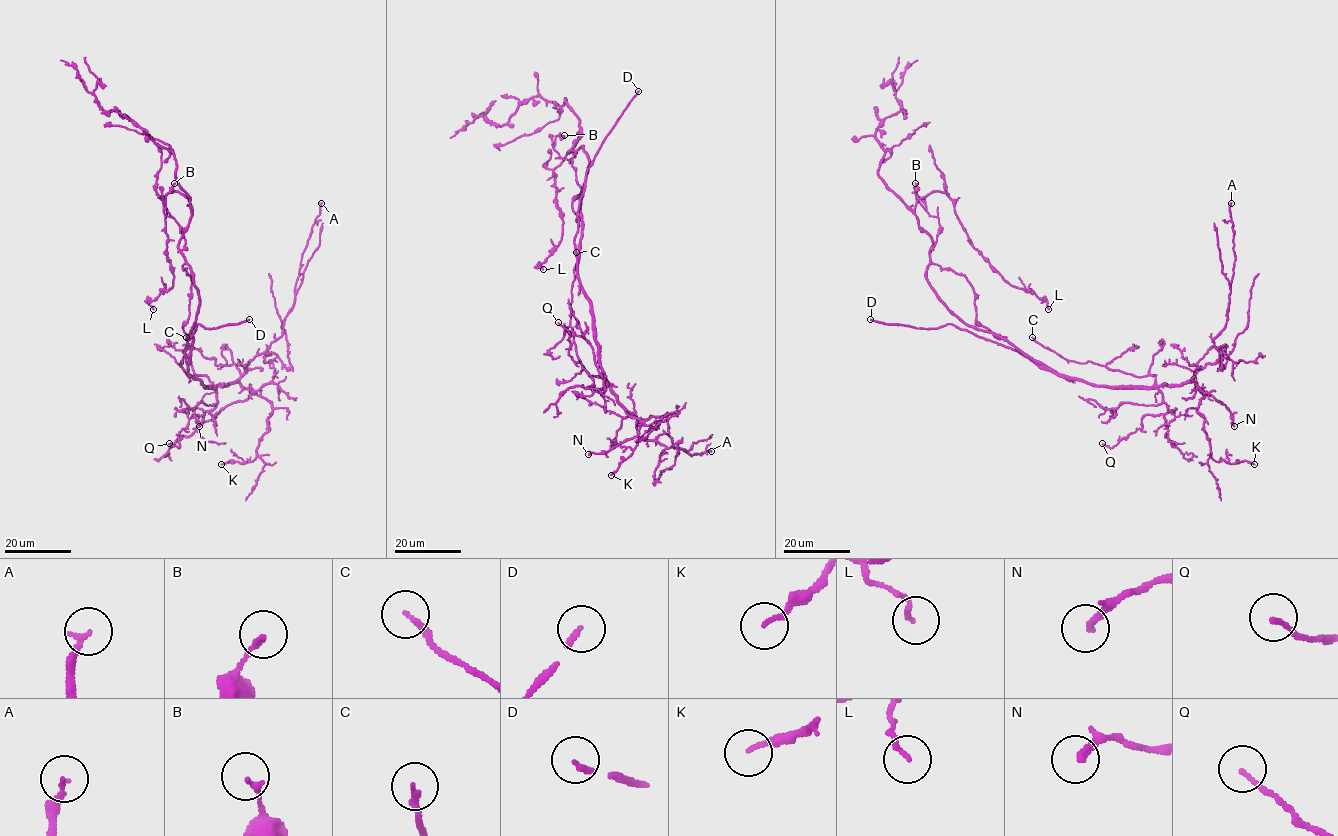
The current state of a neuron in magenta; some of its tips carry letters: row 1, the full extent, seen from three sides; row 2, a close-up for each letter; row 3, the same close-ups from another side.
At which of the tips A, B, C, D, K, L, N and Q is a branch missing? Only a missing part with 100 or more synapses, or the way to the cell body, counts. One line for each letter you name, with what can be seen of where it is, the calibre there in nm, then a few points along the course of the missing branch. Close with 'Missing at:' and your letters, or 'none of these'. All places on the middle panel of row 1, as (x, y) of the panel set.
D: Place: (638, 91). Thickness 170 nm. Course of what is missing: (638, 91), (671, 62), (700, 52), (737, 46), (739, 42)
Missing at: D

